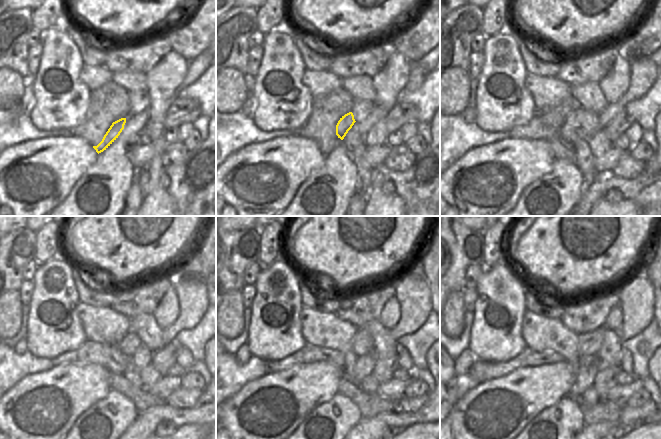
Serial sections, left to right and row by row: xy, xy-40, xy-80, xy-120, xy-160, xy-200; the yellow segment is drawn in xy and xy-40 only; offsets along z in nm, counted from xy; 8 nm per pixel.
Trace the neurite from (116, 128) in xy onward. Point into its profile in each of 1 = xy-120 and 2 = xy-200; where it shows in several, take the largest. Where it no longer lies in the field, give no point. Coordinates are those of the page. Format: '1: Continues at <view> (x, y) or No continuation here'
1: Continues at xy-120 (131, 342)
2: Continues at xy-200 (589, 343)

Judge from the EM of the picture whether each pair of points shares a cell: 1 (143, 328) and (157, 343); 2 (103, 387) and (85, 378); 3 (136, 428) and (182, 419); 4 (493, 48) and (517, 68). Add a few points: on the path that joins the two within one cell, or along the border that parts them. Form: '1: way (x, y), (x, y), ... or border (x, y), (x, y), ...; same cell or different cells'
1: way (147, 332), (153, 339); same cell
2: way (99, 387), (89, 382); same cell
3: way (147, 422), (153, 416), (171, 416); same cell
4: way (500, 51), (508, 54), (510, 61); same cell

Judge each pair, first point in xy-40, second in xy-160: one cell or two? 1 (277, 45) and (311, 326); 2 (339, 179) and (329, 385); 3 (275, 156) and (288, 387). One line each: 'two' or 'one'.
1: two
2: two
3: one

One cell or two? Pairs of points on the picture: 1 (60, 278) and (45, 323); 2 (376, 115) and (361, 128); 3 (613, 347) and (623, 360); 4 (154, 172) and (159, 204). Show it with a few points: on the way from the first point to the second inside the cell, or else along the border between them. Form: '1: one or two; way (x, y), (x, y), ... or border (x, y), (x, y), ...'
1: one; way (54, 289), (52, 312)
2: one; way (372, 118), (365, 125)
3: one; way (613, 350), (620, 357)
4: one; way (154, 180), (157, 196)

